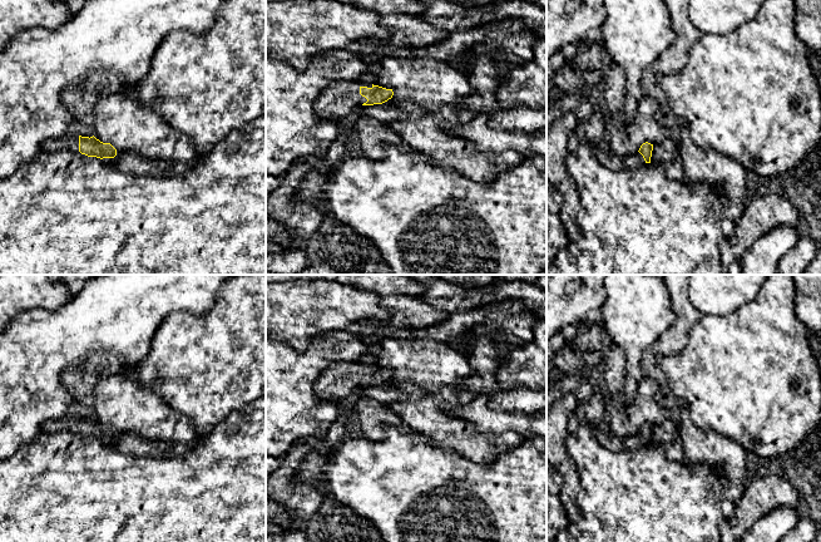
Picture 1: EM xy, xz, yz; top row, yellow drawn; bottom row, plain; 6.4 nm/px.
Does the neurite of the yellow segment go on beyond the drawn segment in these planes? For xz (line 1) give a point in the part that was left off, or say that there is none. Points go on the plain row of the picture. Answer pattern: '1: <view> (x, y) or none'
1: xz (337, 383)

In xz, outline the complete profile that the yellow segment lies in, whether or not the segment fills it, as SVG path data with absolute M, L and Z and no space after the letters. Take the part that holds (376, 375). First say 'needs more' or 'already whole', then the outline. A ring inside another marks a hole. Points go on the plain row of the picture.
needs more; M332 363L317 379L315 394L320 400L348 403L361 386L382 385L391 380L392 370L379 366L361 368L350 363Z

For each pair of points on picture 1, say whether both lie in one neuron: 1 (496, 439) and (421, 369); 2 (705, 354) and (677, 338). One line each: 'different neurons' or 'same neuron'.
1: same neuron
2: different neurons

